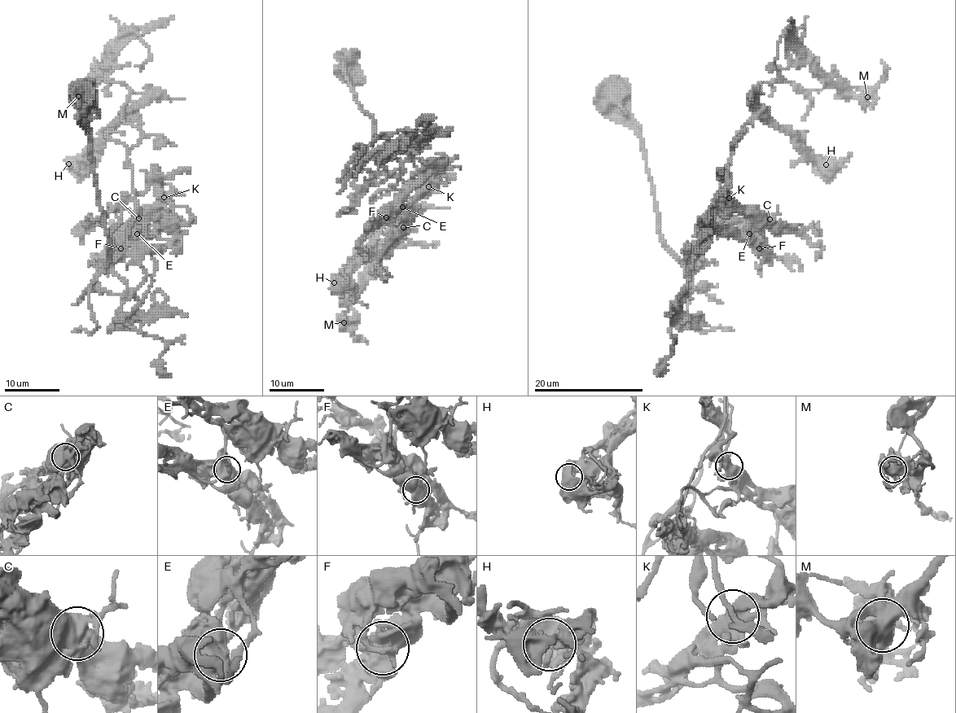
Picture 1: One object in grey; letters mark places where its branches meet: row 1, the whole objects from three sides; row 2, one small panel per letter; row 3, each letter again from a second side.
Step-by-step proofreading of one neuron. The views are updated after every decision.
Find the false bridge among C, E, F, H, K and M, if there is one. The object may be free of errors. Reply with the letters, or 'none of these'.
none of these

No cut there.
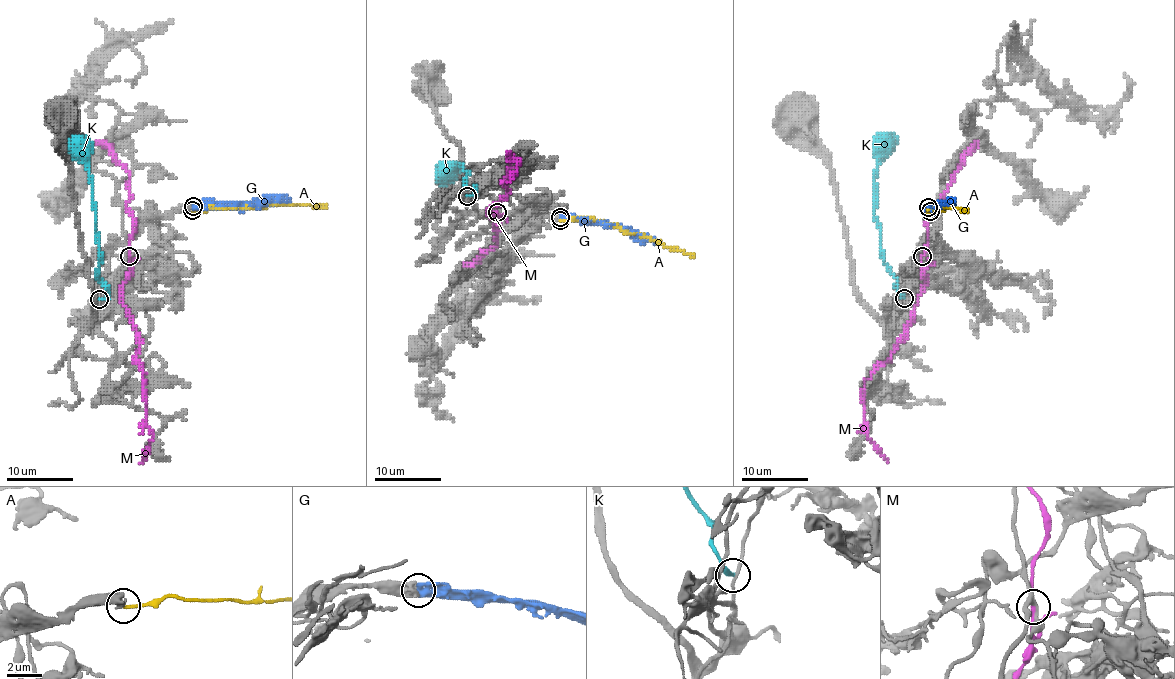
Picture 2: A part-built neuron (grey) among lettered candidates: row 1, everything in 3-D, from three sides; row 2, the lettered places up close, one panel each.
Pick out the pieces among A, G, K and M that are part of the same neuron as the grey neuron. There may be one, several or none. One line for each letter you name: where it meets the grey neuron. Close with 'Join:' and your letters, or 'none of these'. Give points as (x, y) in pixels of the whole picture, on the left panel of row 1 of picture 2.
G: contact (193, 206)
Join: G

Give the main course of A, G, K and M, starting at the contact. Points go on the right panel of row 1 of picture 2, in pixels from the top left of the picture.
A: (930, 212), (928, 209), (950, 207), (967, 209)
G: (928, 207), (946, 205), (953, 200)
K: (905, 298), (883, 258), (881, 231), (875, 216), (875, 175), (878, 163), (888, 153), (886, 133)
M: (921, 256), (925, 285), (905, 336), (886, 361), (865, 381), (861, 394), (866, 436), (888, 461)

